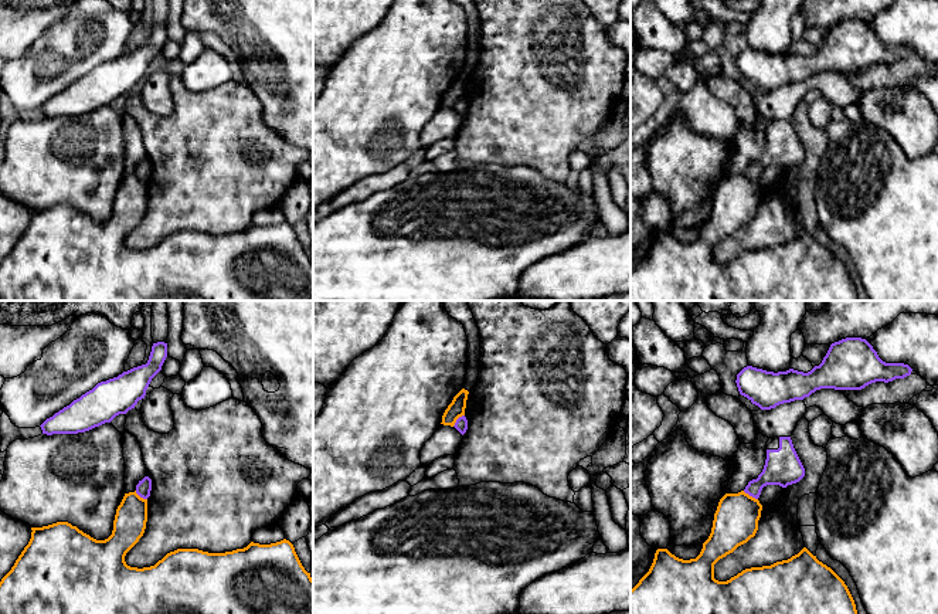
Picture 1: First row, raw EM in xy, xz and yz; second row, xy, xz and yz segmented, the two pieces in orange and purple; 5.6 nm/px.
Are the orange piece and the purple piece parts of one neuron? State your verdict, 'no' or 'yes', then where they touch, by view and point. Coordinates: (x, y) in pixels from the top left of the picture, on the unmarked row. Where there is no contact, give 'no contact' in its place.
no | xz (456, 101)

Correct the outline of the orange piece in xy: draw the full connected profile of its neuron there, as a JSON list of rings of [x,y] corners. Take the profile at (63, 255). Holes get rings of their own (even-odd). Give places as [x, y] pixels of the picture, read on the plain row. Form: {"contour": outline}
{"contour": [[[136,173],[125,176],[116,191],[112,217],[105,223],[96,223],[68,204],[57,204],[43,210],[31,210],[31,221],[24,230],[11,252],[0,264],[0,301],[313,301],[313,261],[302,248],[293,227],[283,221],[271,227],[251,224],[244,231],[225,235],[208,235],[198,231],[177,231],[167,235],[150,250],[130,250],[125,244],[126,235],[143,218],[147,204],[147,182]]]}

